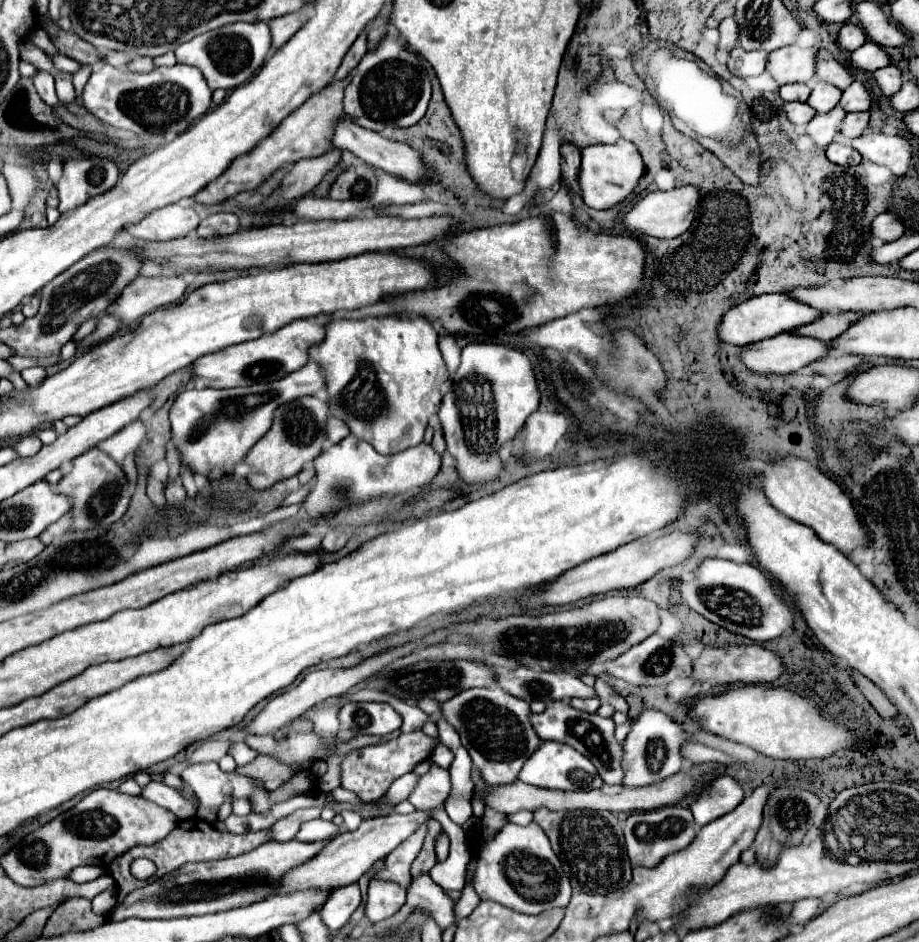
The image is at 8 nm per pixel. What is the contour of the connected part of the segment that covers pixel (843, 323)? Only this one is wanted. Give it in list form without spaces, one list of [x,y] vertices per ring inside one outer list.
[[[832,312],[832,314],[824,314],[822,320],[816,320],[814,324],[806,324],[806,328],[800,328],[794,334],[806,334],[806,336],[820,338],[820,340],[834,340],[840,334],[844,334],[862,316],[864,316],[864,312]]]

